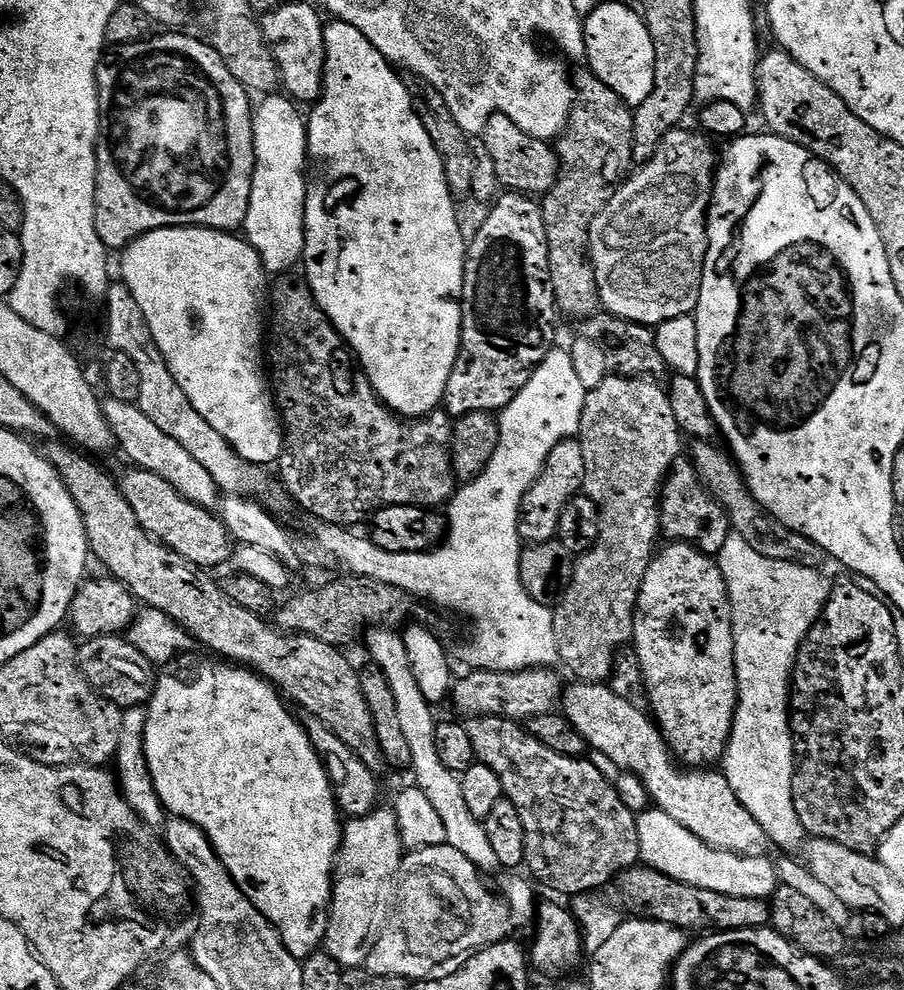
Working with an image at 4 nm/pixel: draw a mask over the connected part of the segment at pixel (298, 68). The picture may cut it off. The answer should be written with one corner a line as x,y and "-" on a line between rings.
281,3
273,12
265,12
262,16
264,41
280,68
283,91
304,106
315,104
324,89
325,21
320,20
321,13
313,8
308,4

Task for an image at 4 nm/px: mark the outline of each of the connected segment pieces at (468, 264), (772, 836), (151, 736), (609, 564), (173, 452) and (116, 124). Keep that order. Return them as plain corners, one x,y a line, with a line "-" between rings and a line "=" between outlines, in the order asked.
505,191
503,195
495,201
492,213
480,224
480,229
476,232
476,237
471,237
470,243
466,248
464,257
464,295
462,303
462,330
460,331
460,353
454,362
454,370
446,382
444,399
442,401
443,411
447,412
453,418
459,418
468,414
478,414
479,412
499,413
507,404
513,400
530,382
534,370
539,366
548,353
553,351
556,340
556,316
558,309
556,307
556,295
552,285
552,275
550,274
550,258
548,257
548,239
546,238
546,222
544,221
544,209
533,197
524,195
523,192
=
735,534
726,538
718,557
722,578
728,587
728,601
732,603
732,633
736,651
736,717
732,723
732,733
728,739
728,749
724,751
722,775
730,782
730,790
754,814
754,822
762,826
769,841
780,848
800,848
806,844
806,833
794,810
792,797
792,776
796,772
796,751
792,745
790,723
790,681
792,667
796,665
796,655
806,634
816,624
826,606
833,585
823,575
823,571
798,566
790,562
778,562
774,558
762,558
746,538
=
231,662
216,663
220,664
206,665
193,680
179,680
176,676
159,677
156,693
146,705
148,721
144,731
144,753
150,766
150,776
154,778
154,790
158,790
158,798
164,803
165,813
180,816
206,833
216,853
222,858
226,870
230,870
234,882
238,882
238,886
248,895
250,902
254,902
254,906
280,933
284,945
294,953
311,954
323,945
328,929
334,891
334,869
338,864
342,839
342,813
336,806
336,795
332,792
332,783
326,774
324,763
314,750
303,723
292,717
293,709
286,703
285,697
263,676
257,676
255,672
243,666
=
609,375
602,382
602,386
598,386
593,392
587,393
584,397
584,409
582,410
582,422
580,423
580,430
578,439
582,450
586,454
586,478
584,479
584,487
582,489
583,495
589,496
594,502
594,506
598,506
600,511
600,533
598,534
598,542
585,552
583,556
575,561
574,571
570,579
575,582
576,590
574,590
574,598
576,598
576,610
578,612
586,612
590,610
592,614
596,612
598,622
602,622
604,626
616,626
616,640
620,642
620,648
614,646
615,656
619,654
621,648
629,647
633,643
638,627
638,617
636,615
636,603
640,597
642,590
642,582
646,578
646,570
652,565
652,558
654,549
652,547
656,544
656,536
661,535
660,531
660,489
664,487
664,479
668,476
670,466
675,460
681,459
682,452
680,452
680,440
682,440
682,433
675,421
674,411
671,409
670,398
667,391
662,387
659,388
657,381
652,378
629,378
626,376
=
111,398
105,399
103,405
104,417
112,433
116,435
119,449
124,450
135,467
150,474
158,474
158,478
166,478
166,482
170,482
170,486
174,486
174,490
178,490
182,498
194,502
194,506
215,509
221,503
221,490
214,482
214,478
210,478
206,466
202,466
202,462
197,462
179,442
174,442
174,438
158,430
158,426
154,426
154,422
146,418
146,414
139,406
=
168,30
159,36
153,34
146,40
133,44
117,44
111,50
105,51
100,58
100,69
96,72
96,85
100,91
100,138
96,145
96,225
98,236
105,248
123,250
133,240
146,232
159,228
182,228
199,226
213,228
216,232
231,232
243,229
246,214
250,206
250,190
254,178
256,155
254,154
254,104
247,88
230,74
226,62
214,50
207,39
196,36
183,36
180,30

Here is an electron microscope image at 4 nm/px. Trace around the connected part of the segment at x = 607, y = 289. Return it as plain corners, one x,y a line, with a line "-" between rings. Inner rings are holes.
684,126
673,128
671,132
666,134
666,138
662,138
662,142
656,148
656,153
645,163
648,165
640,169
637,167
617,187
610,198
610,202
603,212
596,215
588,231
588,259
592,261
592,269
594,270
594,278
598,282
603,311
611,312
612,315
635,324
655,326
662,322
670,322
670,318
693,315
698,306
698,298
702,294
702,274
708,253
708,210
712,206
712,187
716,185
718,152
716,156
715,150
712,149
713,141
707,135
701,134
699,131
696,131
697,133
687,132
686,128

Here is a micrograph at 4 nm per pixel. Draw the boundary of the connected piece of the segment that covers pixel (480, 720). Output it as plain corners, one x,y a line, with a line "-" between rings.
497,716
471,717
466,723
466,734
470,734
477,761
498,774
504,799
514,802
518,809
528,835
524,864
550,891
580,898
595,893
592,891
603,884
611,885
628,868
635,868
641,863
637,813
631,812
626,802
622,802
615,783
602,778
598,766
594,766
591,759
558,754
550,750
550,746
542,746
542,742
531,736
523,723

